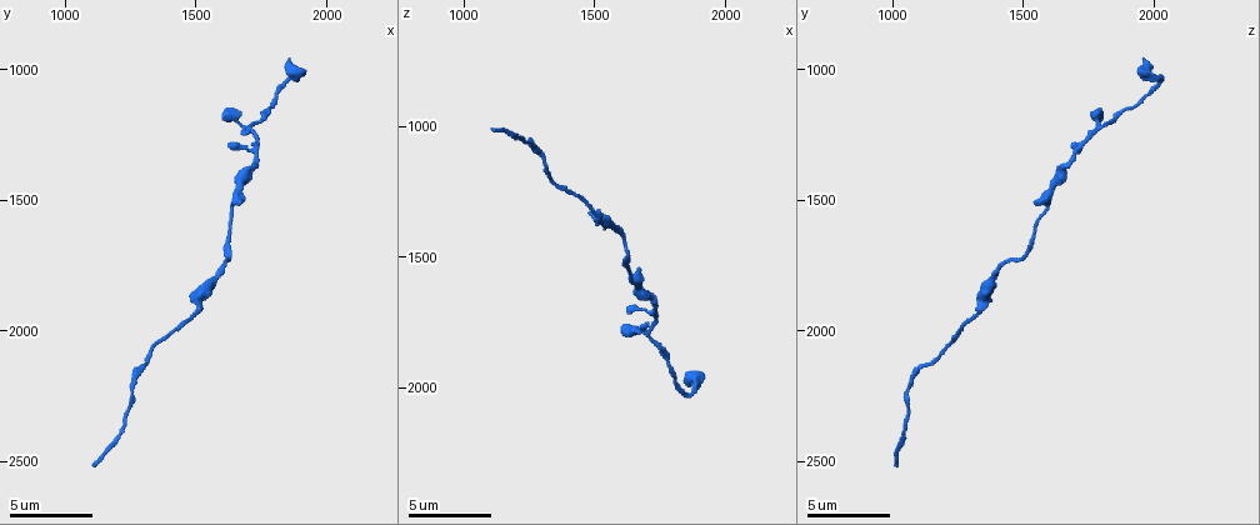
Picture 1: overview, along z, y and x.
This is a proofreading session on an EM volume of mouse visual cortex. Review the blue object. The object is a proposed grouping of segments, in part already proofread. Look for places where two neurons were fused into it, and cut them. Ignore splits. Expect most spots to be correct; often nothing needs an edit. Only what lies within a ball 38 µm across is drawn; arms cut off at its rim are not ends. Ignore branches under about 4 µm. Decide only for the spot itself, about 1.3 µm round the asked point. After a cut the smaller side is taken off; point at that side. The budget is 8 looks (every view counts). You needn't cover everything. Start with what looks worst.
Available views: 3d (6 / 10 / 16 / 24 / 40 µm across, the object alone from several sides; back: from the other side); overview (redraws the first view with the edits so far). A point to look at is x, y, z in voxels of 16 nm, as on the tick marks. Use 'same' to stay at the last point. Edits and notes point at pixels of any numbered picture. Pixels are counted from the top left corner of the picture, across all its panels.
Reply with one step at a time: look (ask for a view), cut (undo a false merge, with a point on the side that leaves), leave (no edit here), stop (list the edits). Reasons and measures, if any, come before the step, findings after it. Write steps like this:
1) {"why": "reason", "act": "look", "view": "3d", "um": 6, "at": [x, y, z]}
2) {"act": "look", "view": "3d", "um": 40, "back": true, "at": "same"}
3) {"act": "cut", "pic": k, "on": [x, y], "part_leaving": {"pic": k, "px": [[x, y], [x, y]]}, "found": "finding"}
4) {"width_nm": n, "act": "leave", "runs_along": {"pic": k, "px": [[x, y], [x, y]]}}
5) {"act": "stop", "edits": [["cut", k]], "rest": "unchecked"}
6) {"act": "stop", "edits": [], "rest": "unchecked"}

{"act": "look", "view": "3d", "um": 16, "at": [1630, 1720, 1470]}

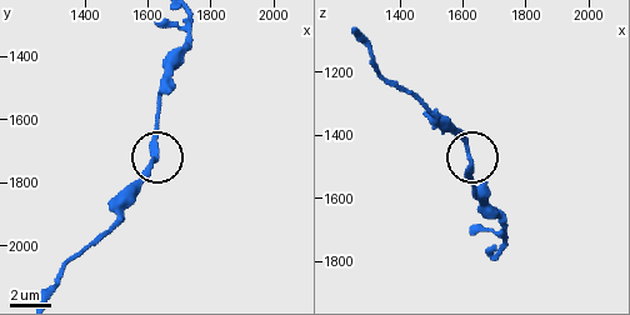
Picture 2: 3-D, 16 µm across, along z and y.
{"side_arm_um": 18, "act": "leave", "found": "continuous, no second neuron"}

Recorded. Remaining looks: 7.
{"act": "look", "view": "3d", "um": 16, "at": [1510, 1920, 1330]}

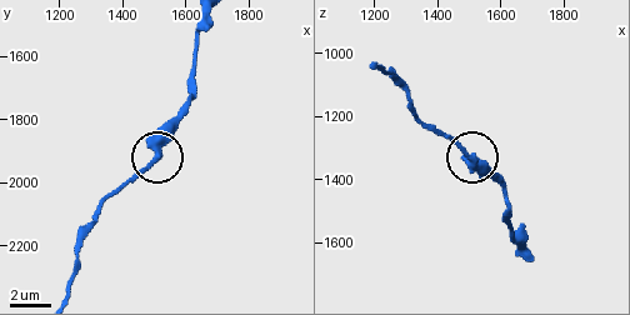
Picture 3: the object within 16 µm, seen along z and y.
{"act": "leave", "runs_along": {"pic": 3, "px": [[191, 95], [160, 154], [123, 188]]}, "found": "continuous, no second neuron"}

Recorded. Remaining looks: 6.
{"why": "thick turns thin", "act": "look", "view": "3d", "um": 6, "at": [1310, 2130, 1150]}

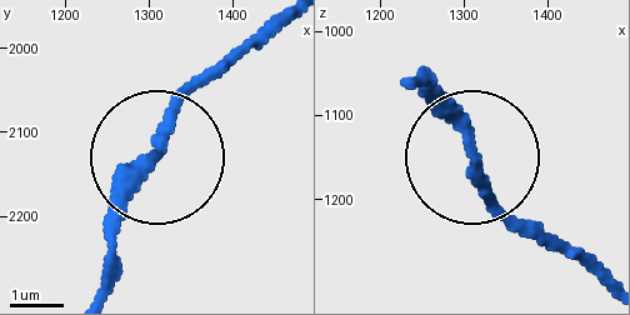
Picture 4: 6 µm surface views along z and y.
{"act": "look", "view": "3d", "um": 6, "back": true, "at": [1310, 2120, 1145]}

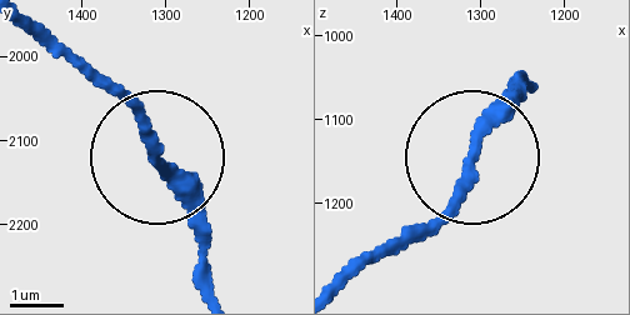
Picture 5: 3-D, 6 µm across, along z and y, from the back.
{"act": "leave", "runs_along": {"pic": 5, "px": [[44, 25], [125, 101], [201, 245]]}, "found": "continuous, no second neuron"}

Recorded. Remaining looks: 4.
{"why": "sudden change in width", "act": "look", "view": "3d", "um": 10, "at": [1720, 1370, 1670]}

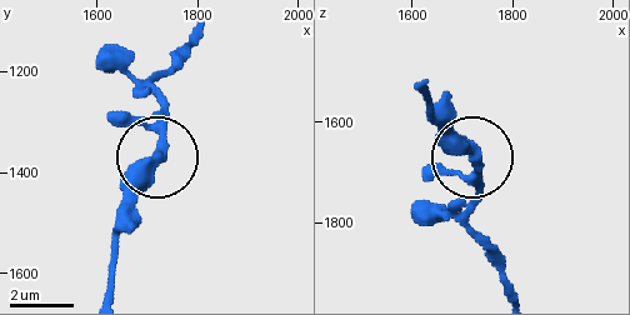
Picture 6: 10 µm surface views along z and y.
{"width_nm": 370, "act": "leave", "runs_along": {"pic": 6, "px": [[421, 85], [430, 118], [470, 160], [478, 204]]}, "found": "continuous, no second neuron"}

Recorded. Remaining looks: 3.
{"act": "stop", "edits": [], "rest": "unchecked"}

